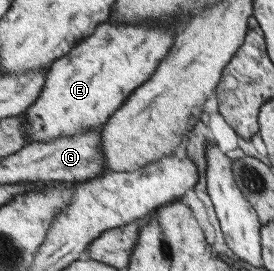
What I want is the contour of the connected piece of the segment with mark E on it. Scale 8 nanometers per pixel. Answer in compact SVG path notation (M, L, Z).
M106 21L98 26L94 35L87 37L79 43L68 55L61 56L47 71L47 82L42 90L41 97L26 110L25 131L28 142L51 141L59 137L71 137L80 135L95 127L102 128L109 119L124 105L138 88L142 87L158 69L158 66L166 59L172 45L172 35L176 31L174 27L136 27L119 21Z

